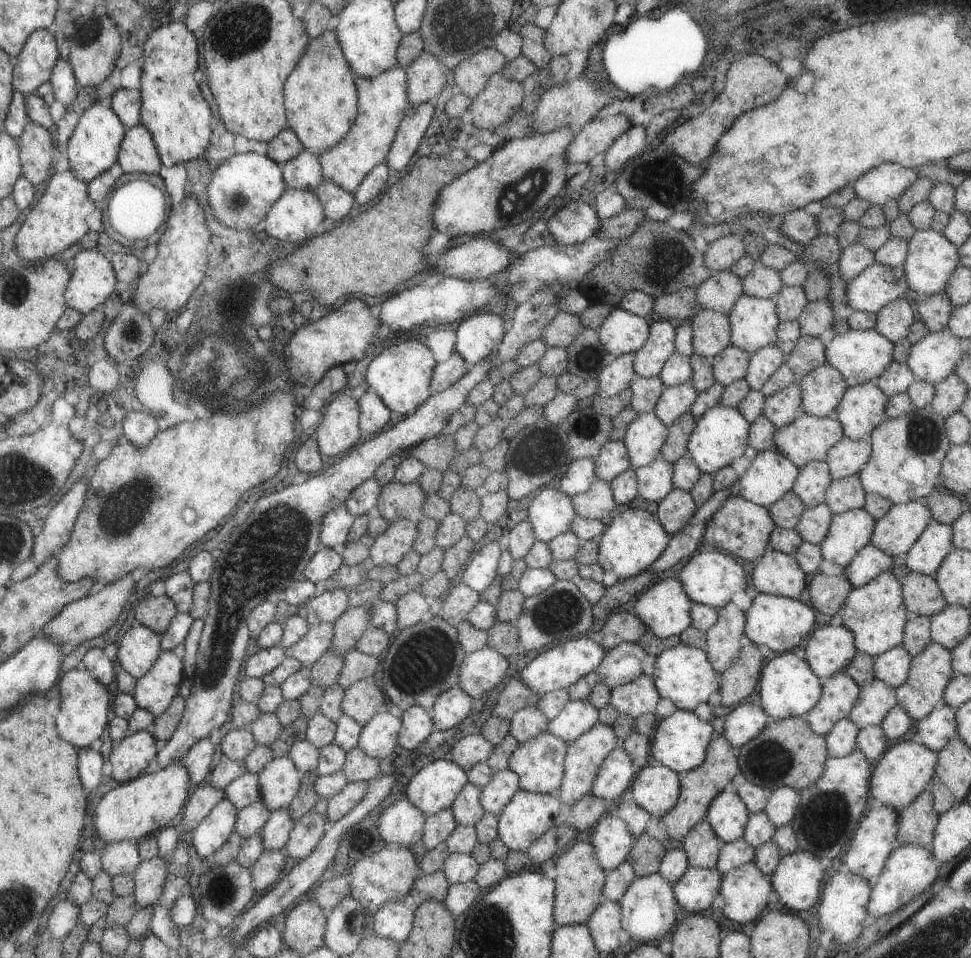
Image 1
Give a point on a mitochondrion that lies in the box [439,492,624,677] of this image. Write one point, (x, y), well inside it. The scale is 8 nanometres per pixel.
(564, 610)

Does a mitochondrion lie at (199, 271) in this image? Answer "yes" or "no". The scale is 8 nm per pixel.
no

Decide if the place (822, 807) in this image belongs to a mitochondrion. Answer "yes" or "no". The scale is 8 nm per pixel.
yes

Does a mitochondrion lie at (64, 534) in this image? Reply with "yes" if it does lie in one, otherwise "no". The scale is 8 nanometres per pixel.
no

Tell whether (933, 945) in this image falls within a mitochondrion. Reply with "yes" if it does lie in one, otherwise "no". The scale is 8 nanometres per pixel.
yes

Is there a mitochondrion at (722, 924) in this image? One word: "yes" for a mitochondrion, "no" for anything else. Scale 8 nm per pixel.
no

